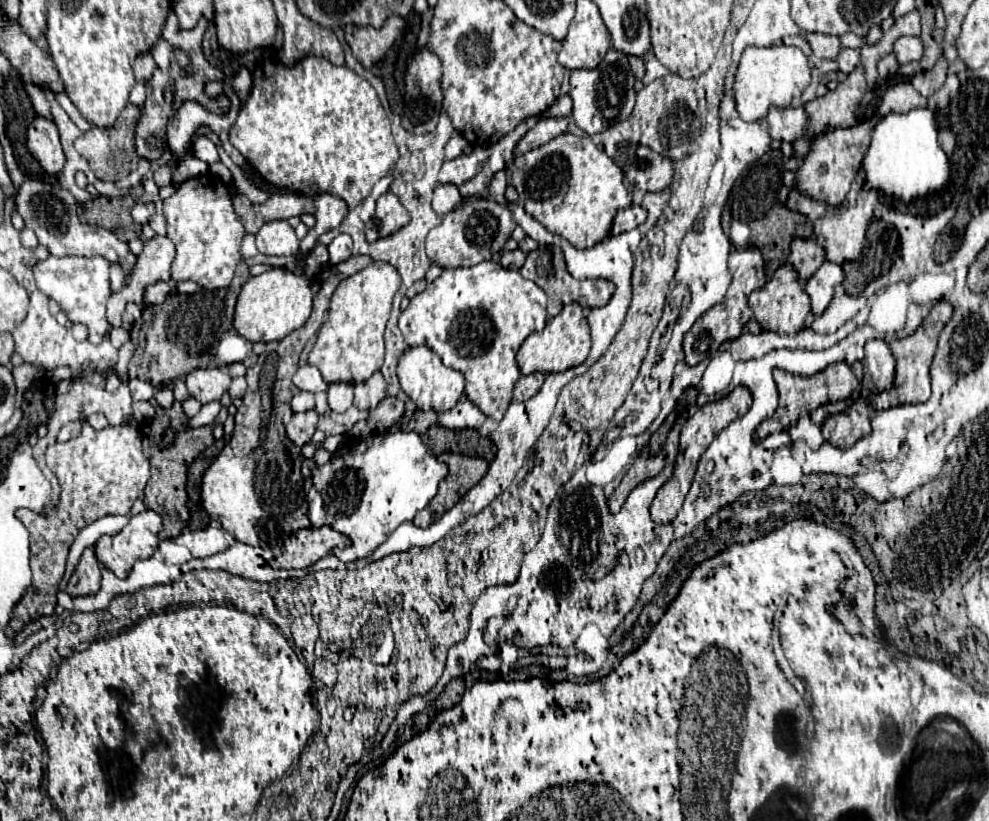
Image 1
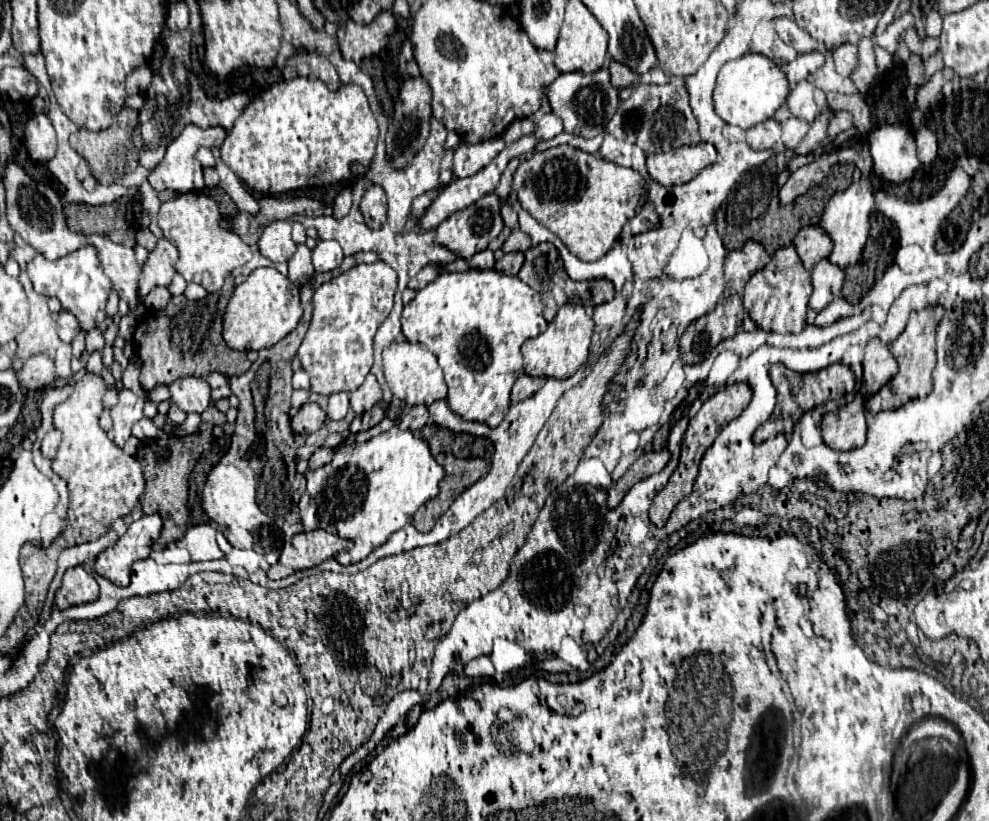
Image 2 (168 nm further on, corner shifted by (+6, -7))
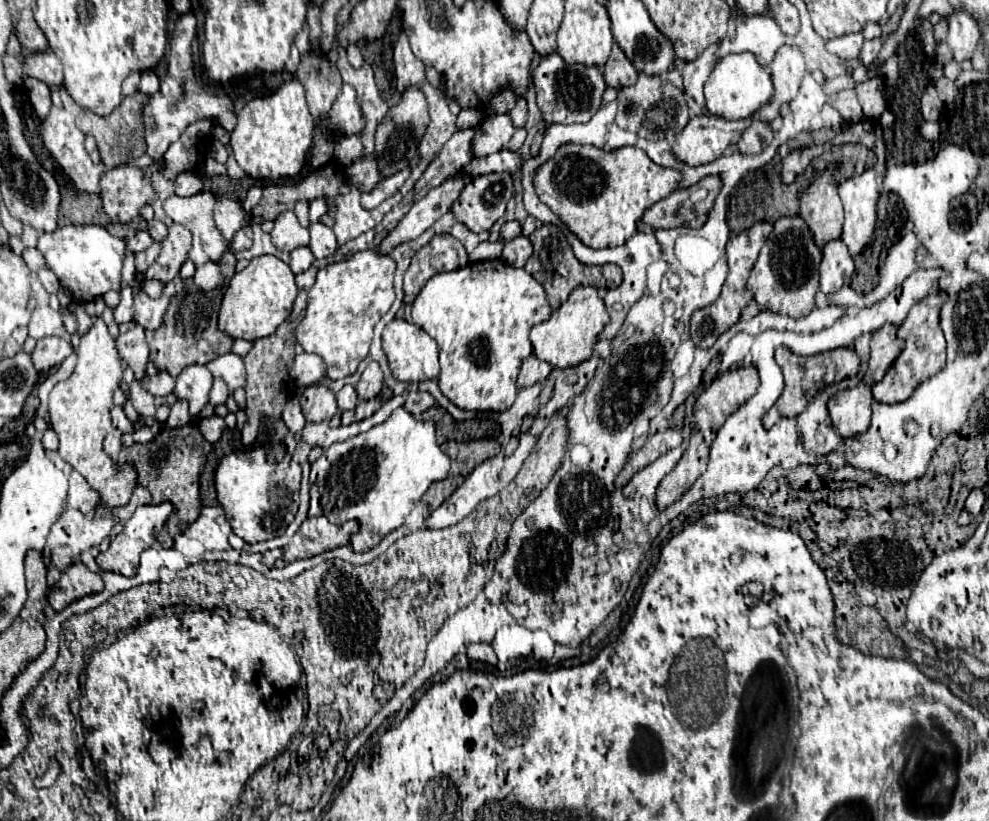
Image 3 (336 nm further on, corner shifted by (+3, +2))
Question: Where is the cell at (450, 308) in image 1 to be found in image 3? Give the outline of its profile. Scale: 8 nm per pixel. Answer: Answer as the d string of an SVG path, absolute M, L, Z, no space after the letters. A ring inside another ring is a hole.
M485 260L453 272L435 274L411 304L411 314L413 322L439 344L441 374L437 382L441 392L463 410L503 412L515 402L519 368L533 352L529 330L535 324L545 322L551 316L551 310L543 286L531 274L523 268L511 268L509 264L503 264L503 260Z

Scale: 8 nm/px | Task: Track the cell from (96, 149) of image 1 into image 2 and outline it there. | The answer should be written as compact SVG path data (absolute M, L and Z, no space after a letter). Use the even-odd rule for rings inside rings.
M124 107L114 123L104 129L104 131L88 131L88 129L78 129L76 133L70 135L70 145L82 155L86 157L88 165L90 165L90 171L92 175L98 179L98 183L102 185L110 185L110 183L116 183L118 179L124 177L126 173L126 165L128 165L128 153L132 151L132 133L134 133L134 127L138 125L138 111L136 109L130 109L130 107Z

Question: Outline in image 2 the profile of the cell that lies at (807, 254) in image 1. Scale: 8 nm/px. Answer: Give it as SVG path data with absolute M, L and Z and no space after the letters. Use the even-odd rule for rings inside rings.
M806 225L794 237L794 247L796 247L804 267L810 271L820 259L830 255L832 239L820 225Z

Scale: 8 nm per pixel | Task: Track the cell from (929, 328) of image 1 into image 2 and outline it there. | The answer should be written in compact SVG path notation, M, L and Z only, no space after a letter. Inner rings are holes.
M934 305L934 307L926 307L922 311L914 311L910 315L908 323L906 323L906 329L898 335L896 341L892 341L888 345L890 353L894 355L894 359L900 365L898 373L888 383L892 409L902 407L904 403L908 403L914 397L926 397L932 391L932 371L936 367L934 333L936 333L936 325L940 323L942 315L944 315L944 307L942 305Z

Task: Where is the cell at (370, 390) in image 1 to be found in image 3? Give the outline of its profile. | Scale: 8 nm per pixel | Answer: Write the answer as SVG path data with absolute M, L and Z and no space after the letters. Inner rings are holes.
M369 362L355 386L357 396L359 396L359 400L371 400L371 398L379 396L381 388L383 388L383 372L377 362Z

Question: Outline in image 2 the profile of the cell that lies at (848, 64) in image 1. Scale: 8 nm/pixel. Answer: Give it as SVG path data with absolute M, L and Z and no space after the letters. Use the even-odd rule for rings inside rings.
M844 43L840 45L834 53L832 53L832 59L834 59L834 65L836 65L836 71L840 75L852 75L858 67L858 49L856 45L852 43Z

